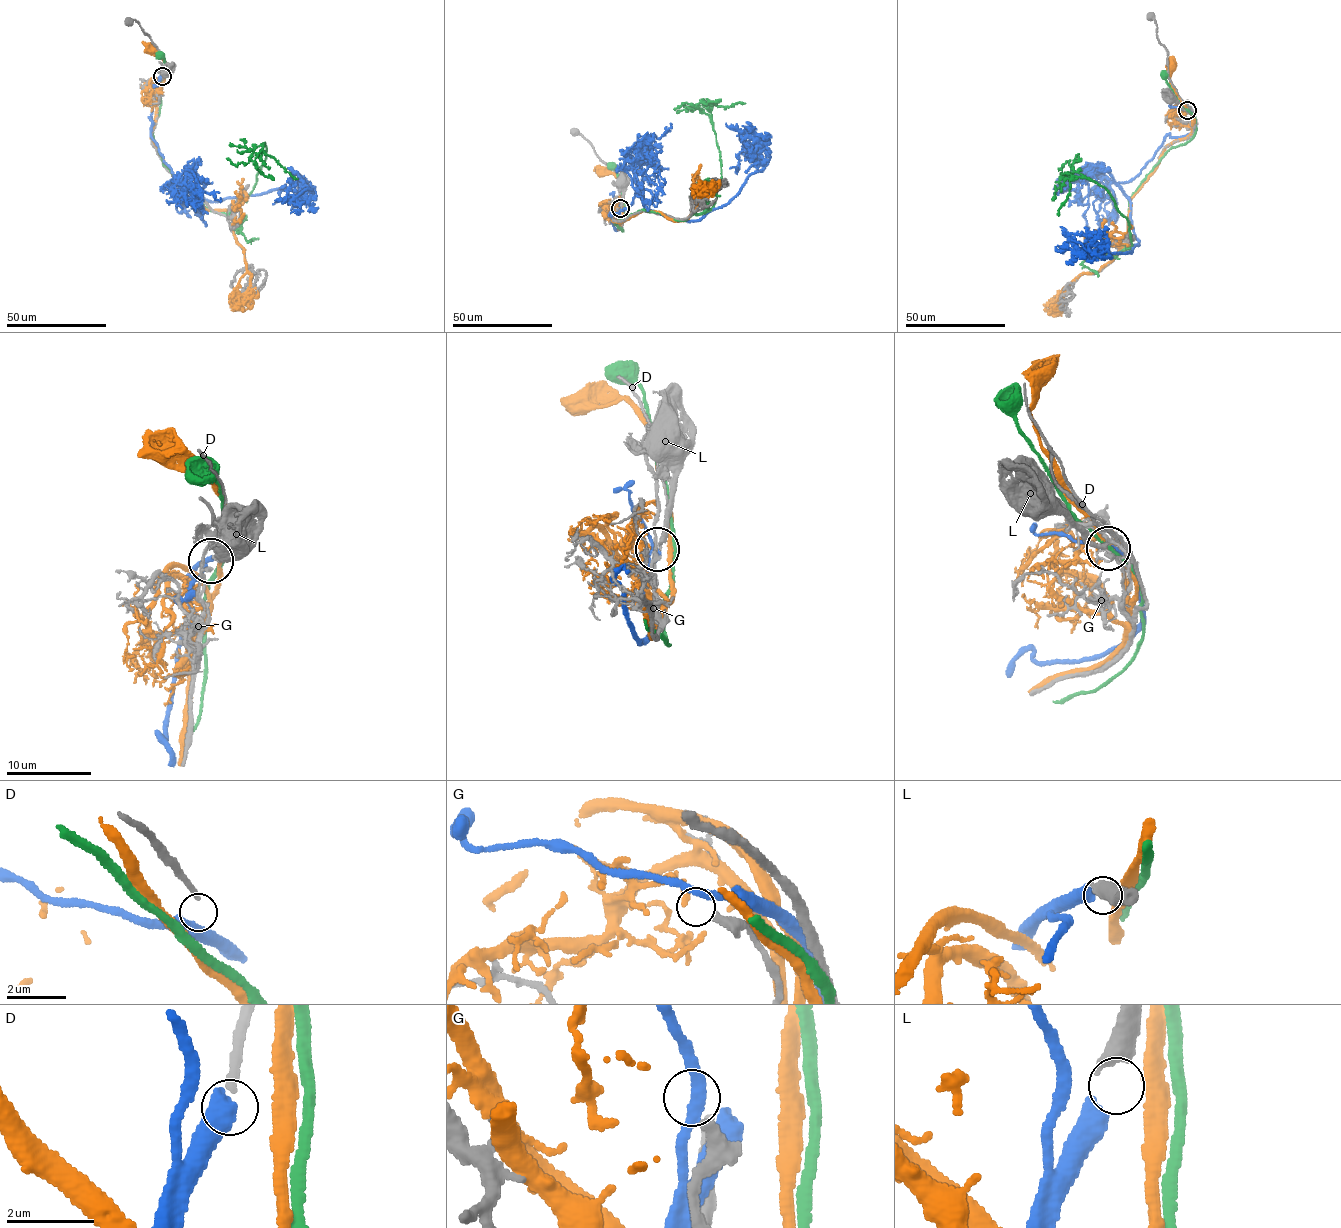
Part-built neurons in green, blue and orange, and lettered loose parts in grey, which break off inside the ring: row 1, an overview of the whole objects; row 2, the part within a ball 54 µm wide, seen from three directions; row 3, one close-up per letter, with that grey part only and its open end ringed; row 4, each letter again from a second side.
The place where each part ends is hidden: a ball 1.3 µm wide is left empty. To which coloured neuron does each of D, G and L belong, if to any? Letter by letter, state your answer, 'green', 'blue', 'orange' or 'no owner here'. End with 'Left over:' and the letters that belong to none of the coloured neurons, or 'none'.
D: no owner here
G: no owner here
L: blue
Left over: D, G

